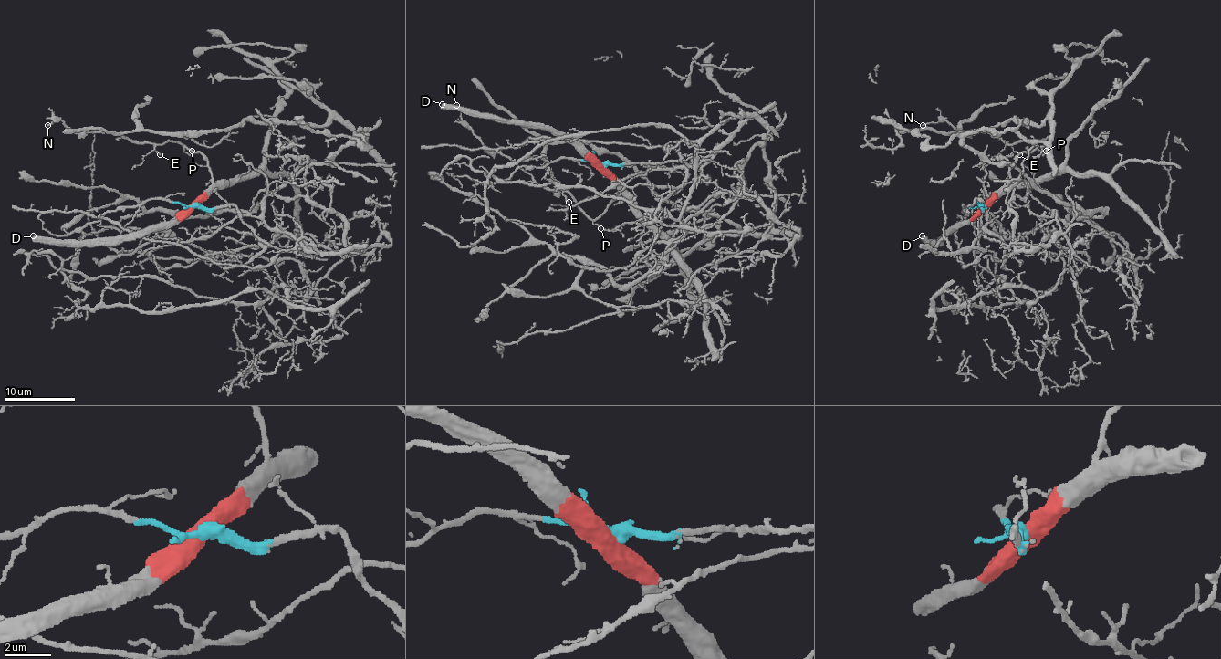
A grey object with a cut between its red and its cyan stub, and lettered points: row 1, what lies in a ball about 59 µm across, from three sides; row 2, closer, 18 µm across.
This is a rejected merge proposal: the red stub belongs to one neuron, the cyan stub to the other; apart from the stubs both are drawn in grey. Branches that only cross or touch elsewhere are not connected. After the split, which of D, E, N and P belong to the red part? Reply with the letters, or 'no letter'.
D, E, N, P

